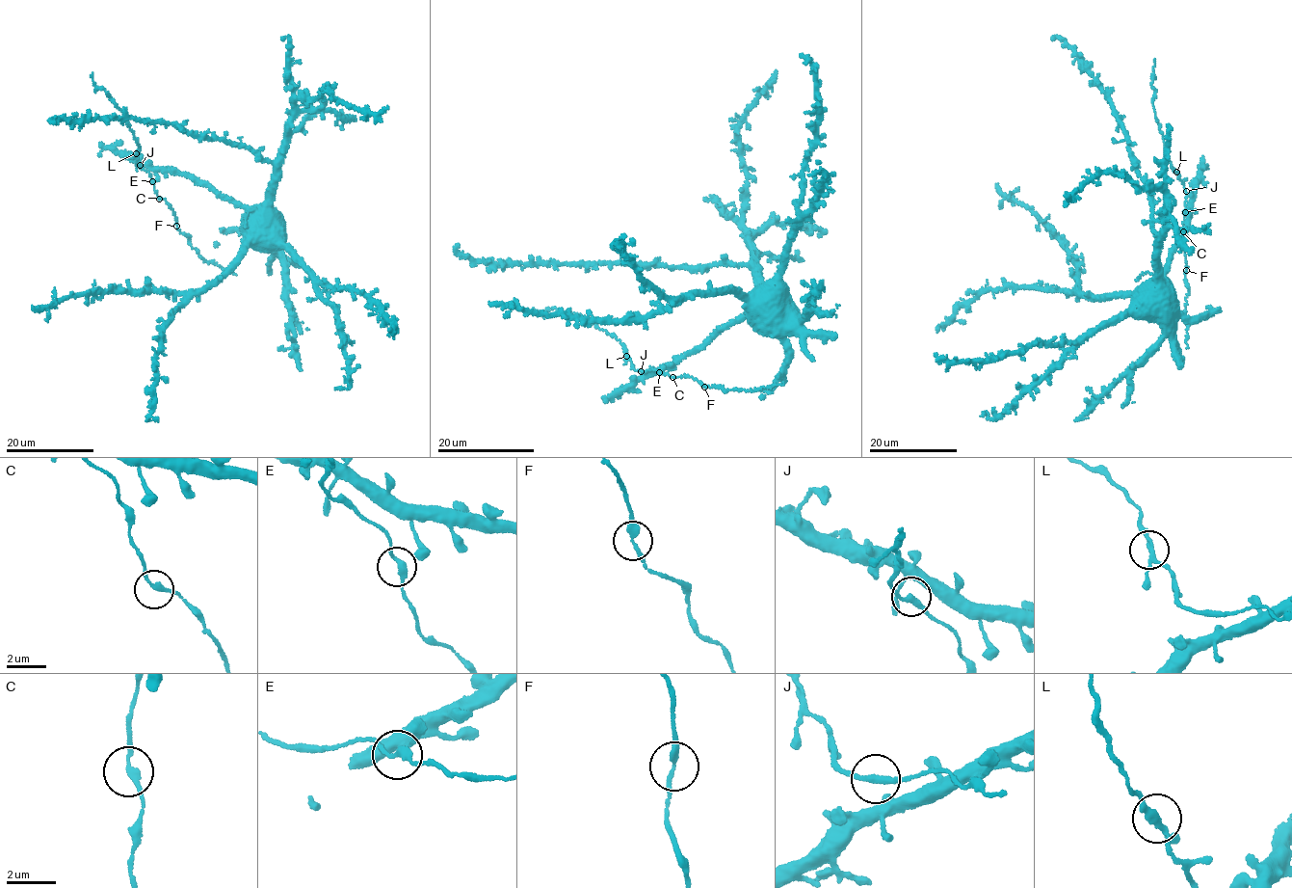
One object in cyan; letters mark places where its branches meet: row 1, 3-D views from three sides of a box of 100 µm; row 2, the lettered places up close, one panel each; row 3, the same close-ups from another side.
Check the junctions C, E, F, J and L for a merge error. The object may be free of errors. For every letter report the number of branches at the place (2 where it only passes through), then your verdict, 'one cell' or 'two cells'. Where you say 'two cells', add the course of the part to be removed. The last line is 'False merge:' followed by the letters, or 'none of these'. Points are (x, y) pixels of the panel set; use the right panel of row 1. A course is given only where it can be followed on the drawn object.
C: 2 branches meet; one cell
E: 3 branches meet; one cell
F: 2 branches meet; one cell
J: 2 branches meet; one cell
L: 3 branches meet; one cell
False merge: none of these

